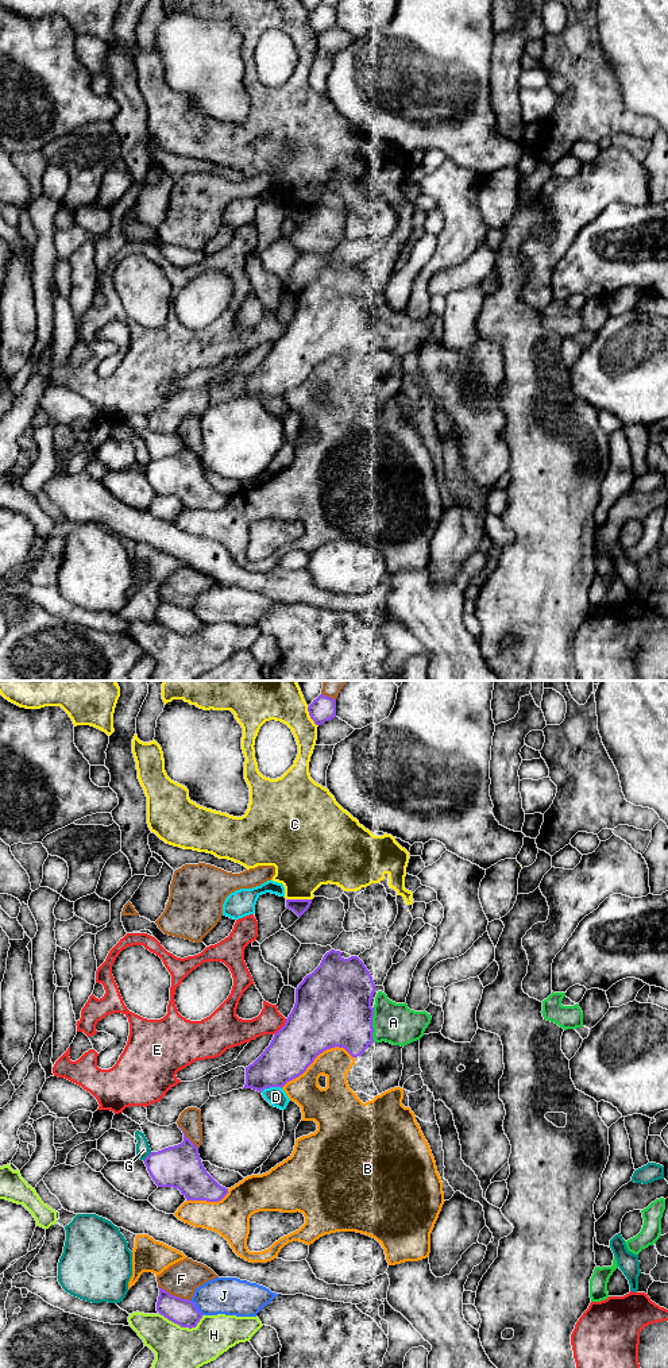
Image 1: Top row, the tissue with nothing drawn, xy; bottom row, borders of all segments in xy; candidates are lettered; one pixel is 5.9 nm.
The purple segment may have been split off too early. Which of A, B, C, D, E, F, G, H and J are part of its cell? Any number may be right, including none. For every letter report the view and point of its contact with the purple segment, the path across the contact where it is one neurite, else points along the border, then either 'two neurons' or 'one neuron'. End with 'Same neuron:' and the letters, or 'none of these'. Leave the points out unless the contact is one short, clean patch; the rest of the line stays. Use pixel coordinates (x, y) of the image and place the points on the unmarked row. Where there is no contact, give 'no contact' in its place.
A: xy (371, 334) | one neuron
B: xy (316, 365) | two neurons
C: xy (298, 208) | two neurons
D: xy (270, 395) | two neurons
E: xy (282, 335) | two neurons
F: xy (173, 604) | two neurons
G: xy (147, 465) | two neurons
H: xy (182, 635) | two neurons
J: xy (196, 616) | two neurons
Same neuron: A

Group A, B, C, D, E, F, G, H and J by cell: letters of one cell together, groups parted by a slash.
A / B C / D / E / F / G / H / J

